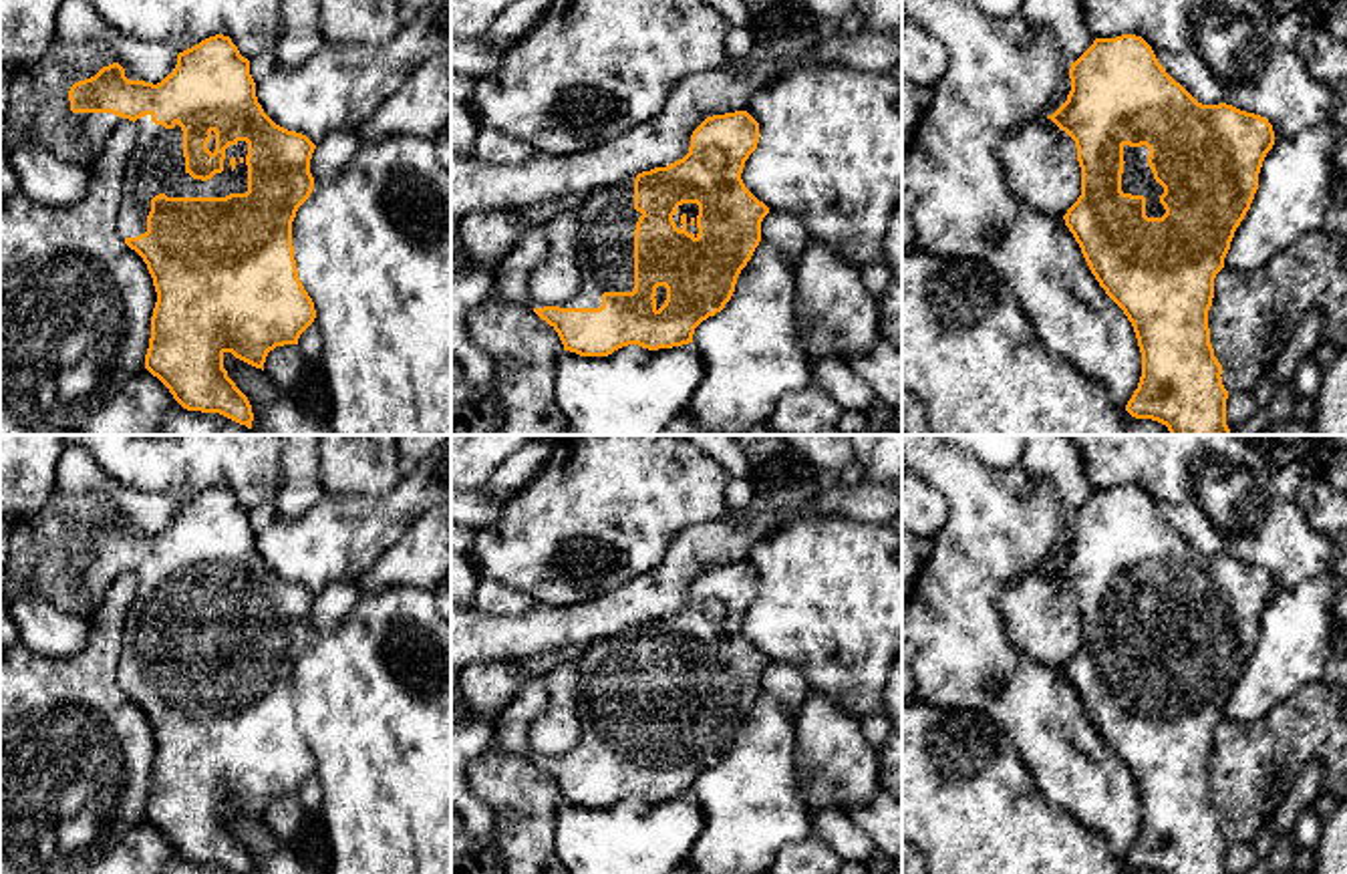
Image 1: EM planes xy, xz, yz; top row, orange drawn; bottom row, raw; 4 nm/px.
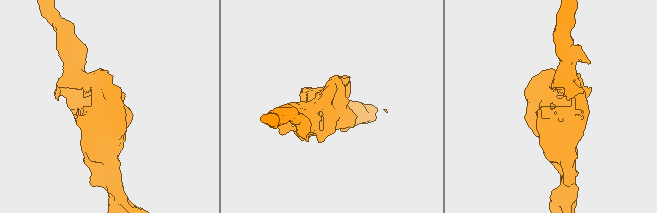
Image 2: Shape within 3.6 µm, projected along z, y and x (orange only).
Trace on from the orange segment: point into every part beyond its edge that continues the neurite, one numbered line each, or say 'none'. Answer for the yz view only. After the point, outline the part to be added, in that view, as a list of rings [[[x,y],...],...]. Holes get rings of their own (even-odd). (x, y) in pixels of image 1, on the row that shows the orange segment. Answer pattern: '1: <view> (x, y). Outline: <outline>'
1: yz (1138, 180). Outline: [[[1124,145],[1124,173],[1121,173],[1121,191],[1132,195],[1146,197],[1146,215],[1162,217],[1166,213],[1160,203],[1164,187],[1154,179],[1154,173],[1148,165],[1150,149]]]

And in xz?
1: xz (607, 218). Outline: [[[634,179],[594,189],[576,209],[580,286],[560,308],[600,308],[604,292],[634,290]]]

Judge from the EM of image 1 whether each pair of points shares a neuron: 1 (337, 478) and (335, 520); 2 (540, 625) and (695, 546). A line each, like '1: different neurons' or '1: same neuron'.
1: different neurons
2: same neuron

